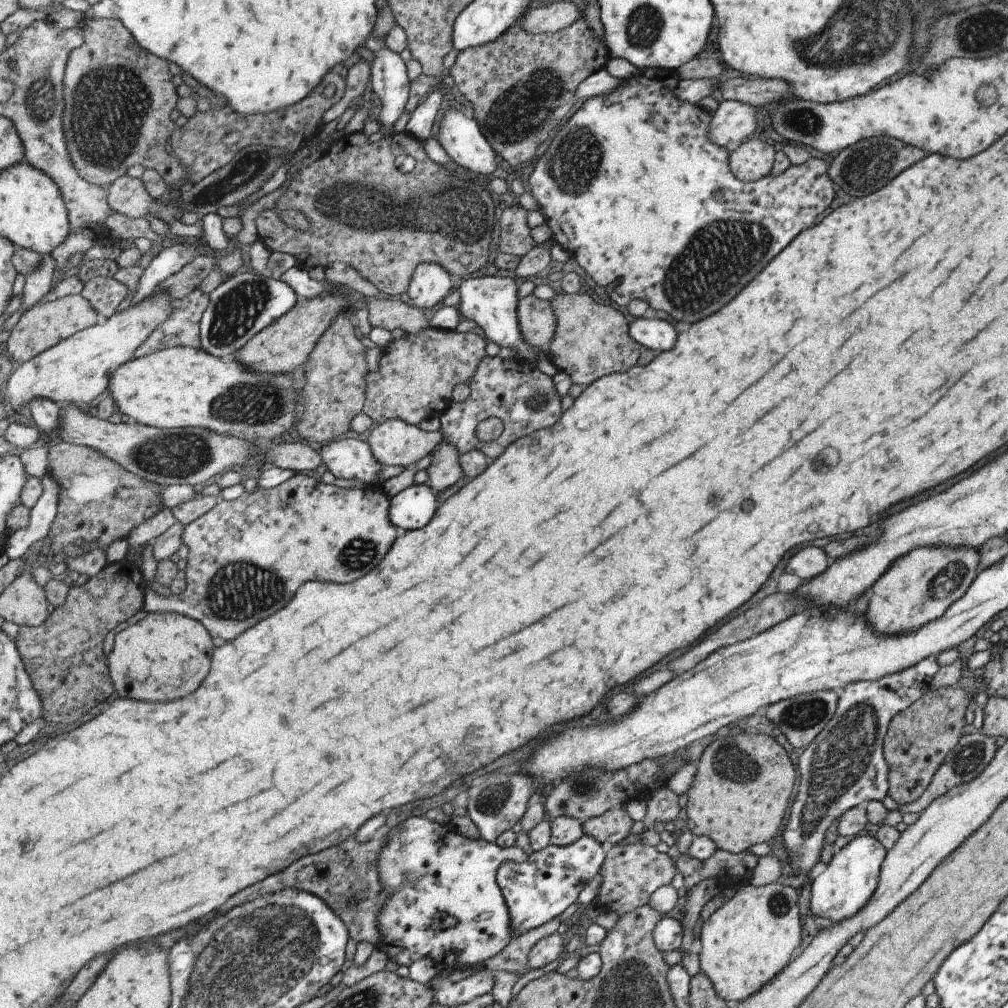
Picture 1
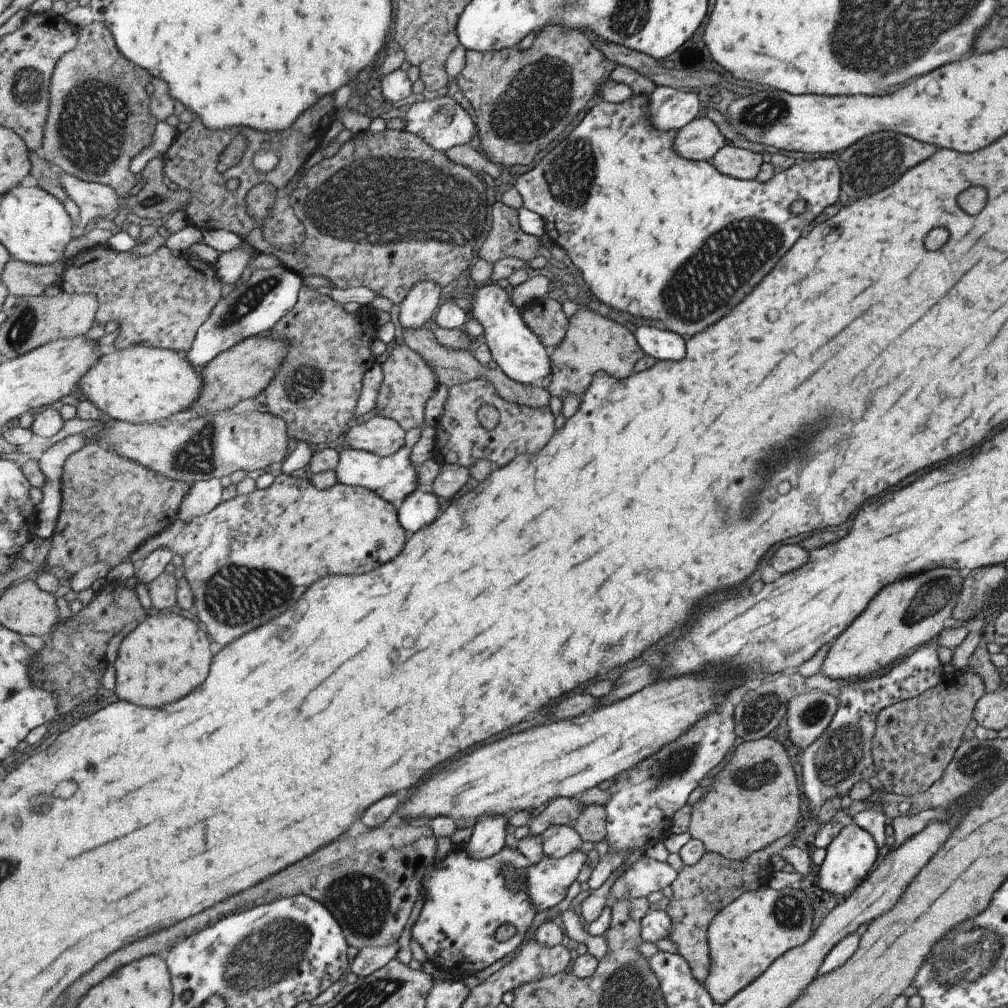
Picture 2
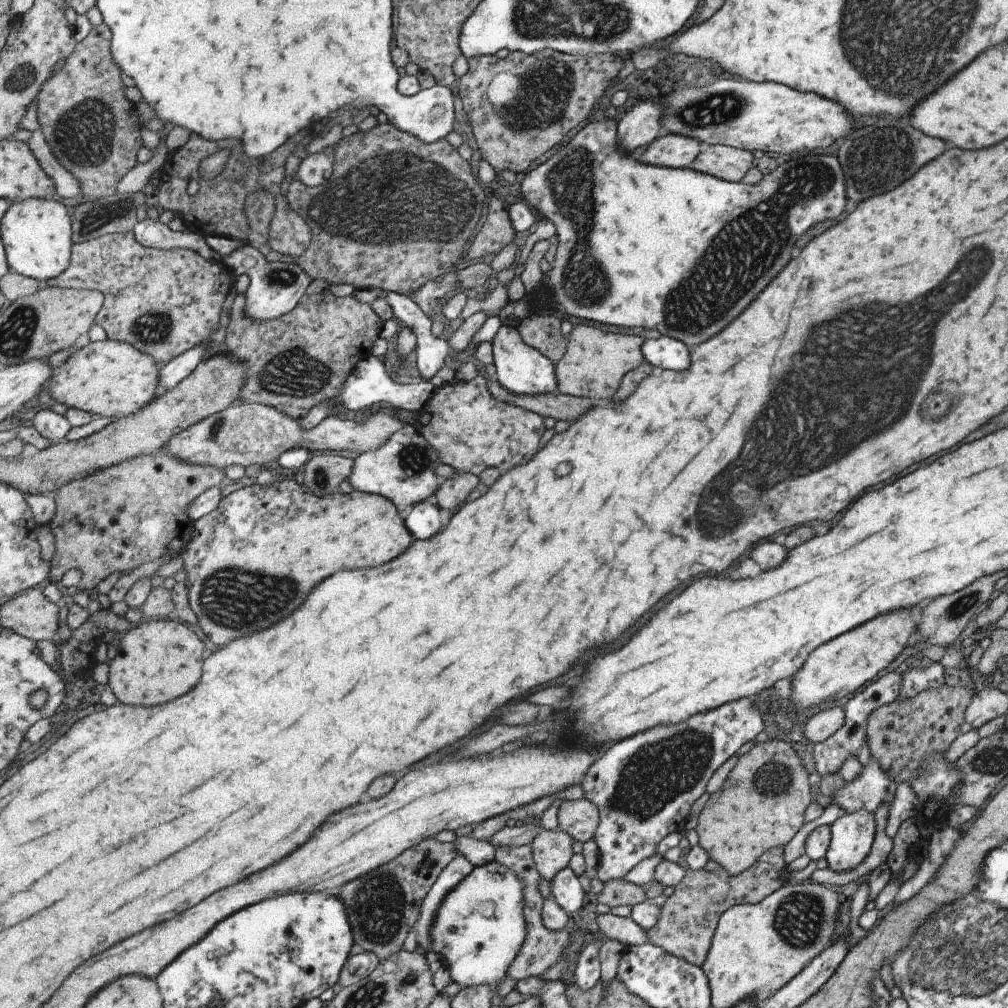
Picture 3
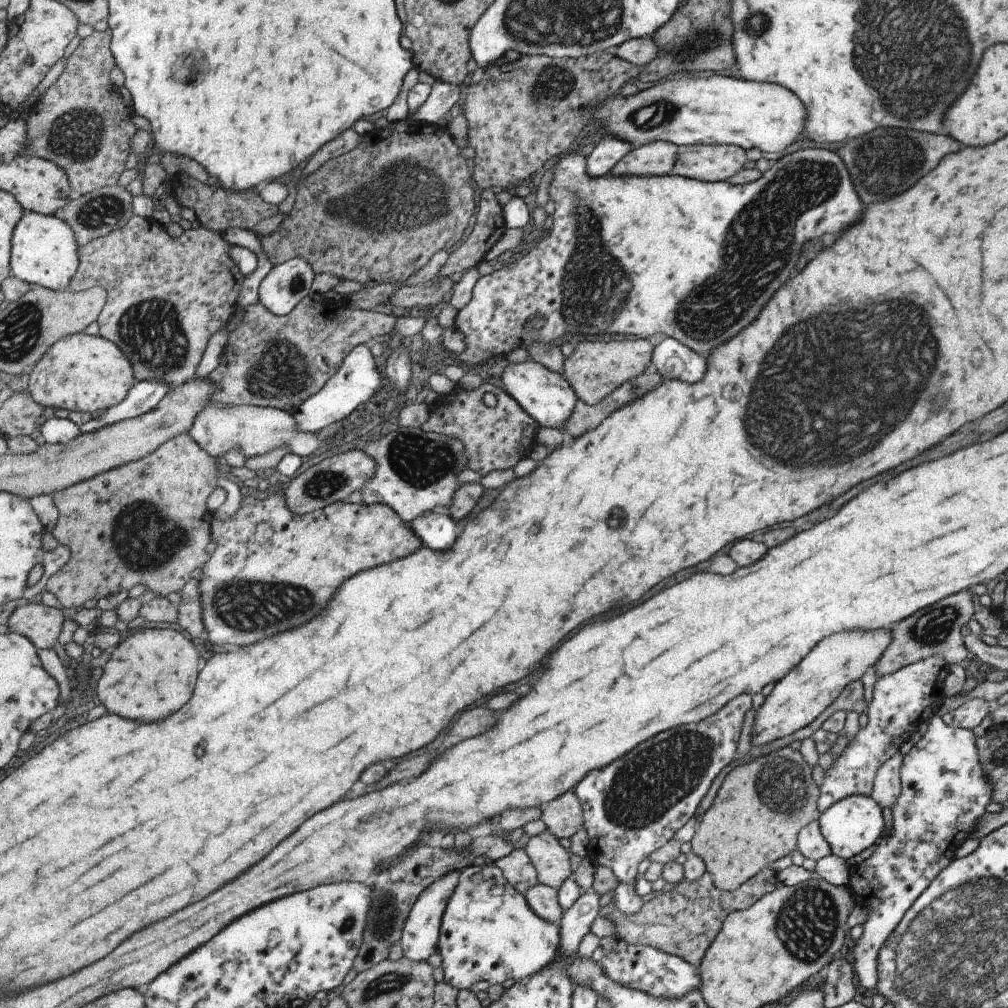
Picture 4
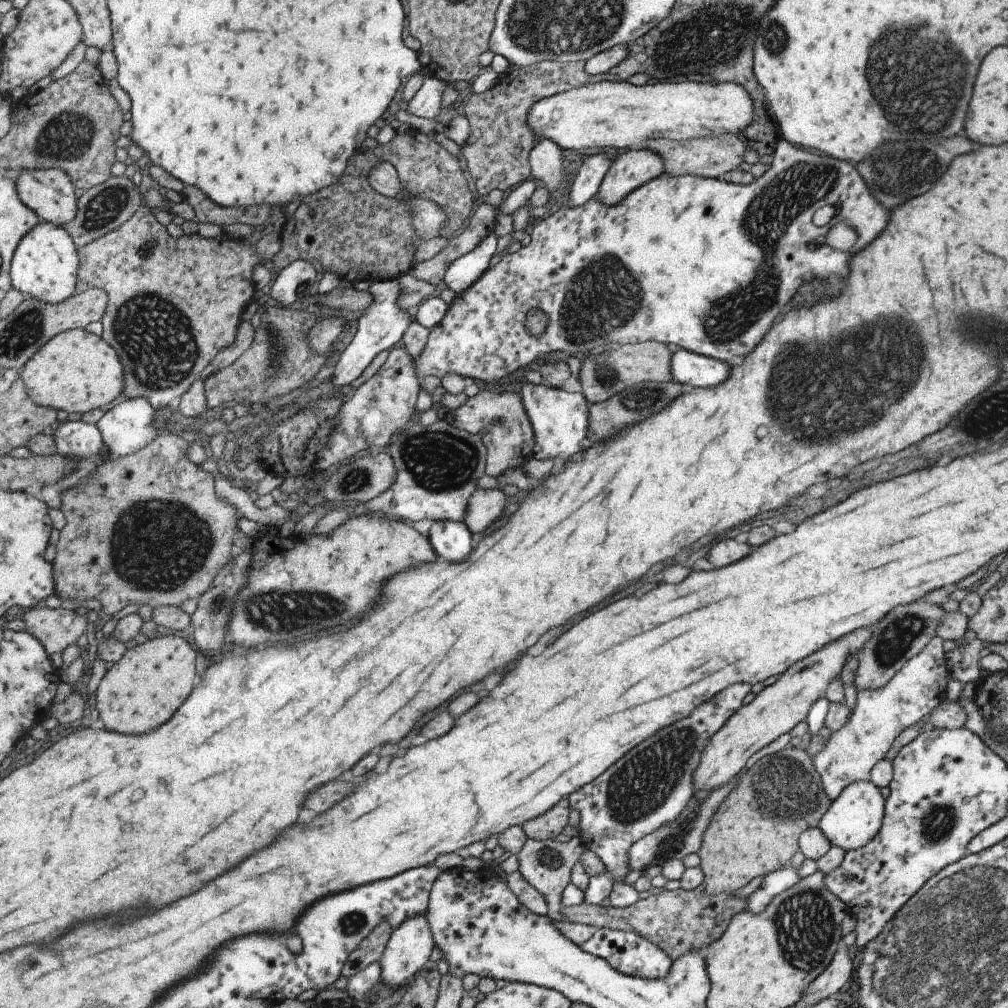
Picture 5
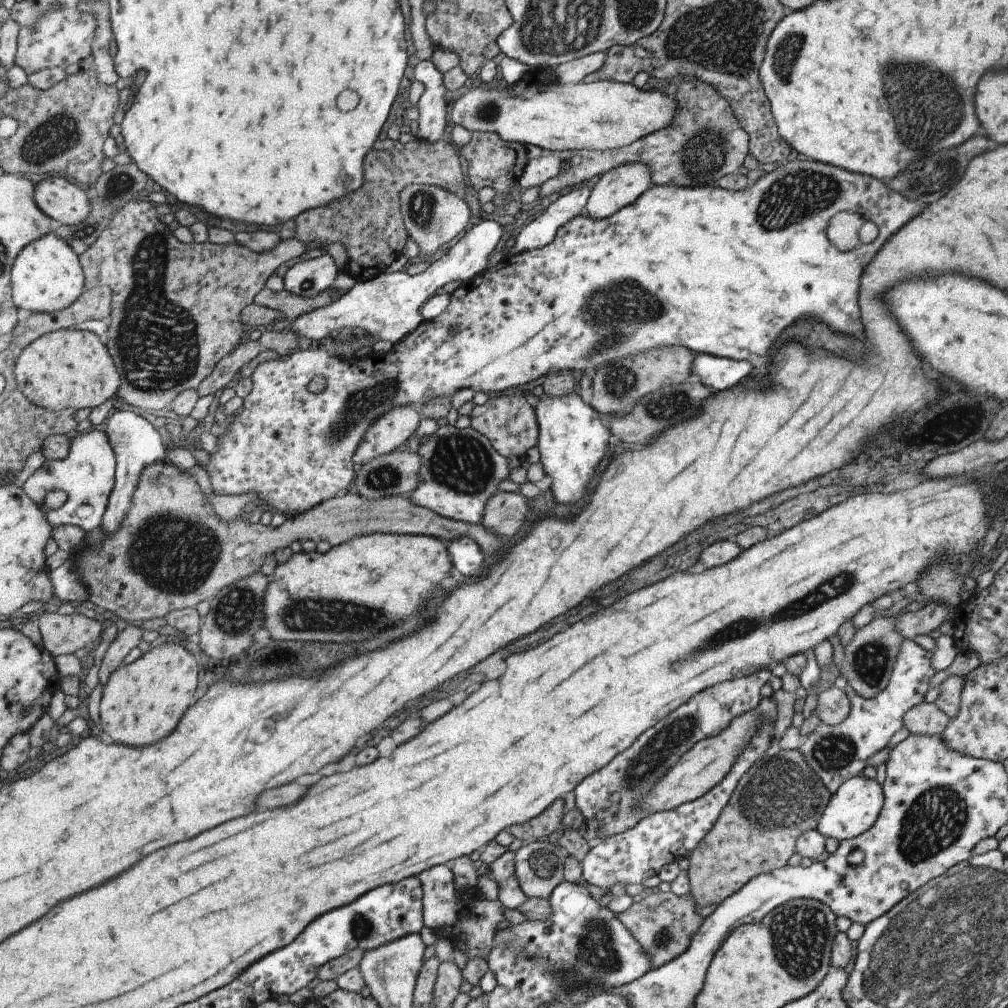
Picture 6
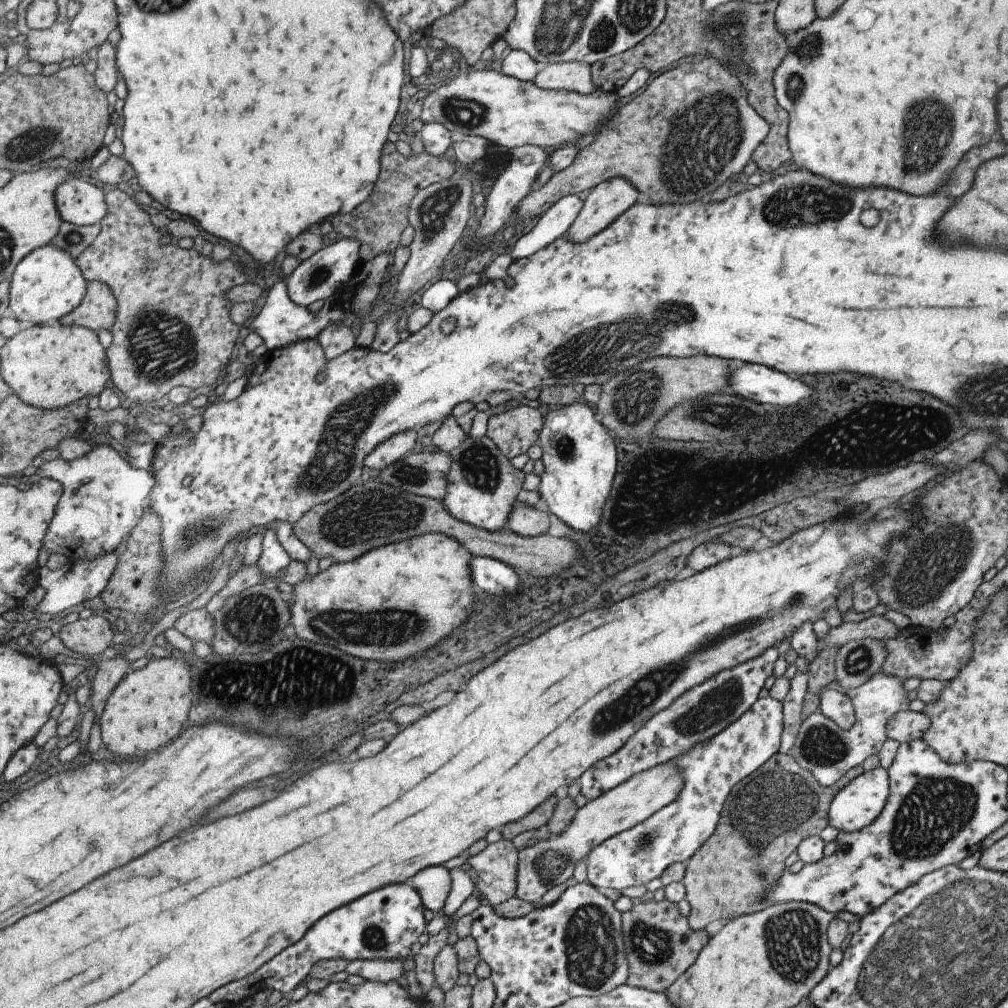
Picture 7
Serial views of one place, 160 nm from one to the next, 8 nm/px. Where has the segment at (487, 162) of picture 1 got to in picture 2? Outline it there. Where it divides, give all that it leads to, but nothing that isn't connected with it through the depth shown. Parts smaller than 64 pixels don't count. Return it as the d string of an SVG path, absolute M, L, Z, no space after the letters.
M435 96L431 100L414 103L400 118L403 121L404 131L423 137L433 148L441 152L447 152L453 146L465 146L465 144L479 148L478 125L465 112L465 108L452 97Z

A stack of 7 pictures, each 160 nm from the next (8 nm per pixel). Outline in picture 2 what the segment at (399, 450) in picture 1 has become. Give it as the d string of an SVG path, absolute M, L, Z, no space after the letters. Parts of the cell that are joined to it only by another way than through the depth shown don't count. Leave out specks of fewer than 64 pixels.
M377 414L368 421L353 423L341 443L388 457L406 446L406 434L398 420Z

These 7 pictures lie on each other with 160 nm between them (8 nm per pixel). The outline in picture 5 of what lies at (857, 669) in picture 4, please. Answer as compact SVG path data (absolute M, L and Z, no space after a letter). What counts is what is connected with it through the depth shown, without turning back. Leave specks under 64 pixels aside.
M860 628L823 645L792 664L775 682L764 686L751 702L741 705L711 737L705 750L702 750L700 763L692 774L694 792L717 788L733 780L751 754L755 754L781 734L788 733L797 722L803 721L811 705L817 699L824 698L827 685L840 676L842 666L852 655L857 656L870 636L869 628Z

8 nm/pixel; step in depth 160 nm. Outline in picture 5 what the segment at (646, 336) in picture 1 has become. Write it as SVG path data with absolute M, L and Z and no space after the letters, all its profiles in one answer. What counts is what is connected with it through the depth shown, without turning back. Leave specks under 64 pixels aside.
M681 347L672 352L670 375L673 381L687 384L691 387L711 387L719 384L719 380L727 378L729 367L723 361L698 355Z

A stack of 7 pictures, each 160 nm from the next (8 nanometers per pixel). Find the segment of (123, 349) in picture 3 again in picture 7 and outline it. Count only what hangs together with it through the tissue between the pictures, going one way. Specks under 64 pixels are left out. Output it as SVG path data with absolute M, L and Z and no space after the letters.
M60 323L25 325L25 328L21 327L2 348L1 360L3 376L14 393L28 405L42 409L58 409L89 396L99 396L107 388L109 381L113 380L108 352L103 348L97 331L77 325L67 326Z

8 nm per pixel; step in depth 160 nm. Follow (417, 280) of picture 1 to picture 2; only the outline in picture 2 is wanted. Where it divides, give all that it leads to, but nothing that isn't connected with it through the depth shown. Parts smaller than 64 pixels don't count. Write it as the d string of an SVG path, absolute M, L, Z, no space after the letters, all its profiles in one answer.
M427 279L419 281L418 286L410 290L406 299L400 304L398 314L403 330L425 326L435 316L443 296L441 290L443 290L441 285Z

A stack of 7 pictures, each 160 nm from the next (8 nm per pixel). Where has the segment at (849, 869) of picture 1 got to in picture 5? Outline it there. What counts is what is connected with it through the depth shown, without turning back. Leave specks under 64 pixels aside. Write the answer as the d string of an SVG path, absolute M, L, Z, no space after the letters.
M870 780L867 782L854 782L848 784L830 802L829 808L819 819L819 830L833 847L839 847L845 851L852 851L867 844L877 834L882 823L884 801L879 793L879 787Z

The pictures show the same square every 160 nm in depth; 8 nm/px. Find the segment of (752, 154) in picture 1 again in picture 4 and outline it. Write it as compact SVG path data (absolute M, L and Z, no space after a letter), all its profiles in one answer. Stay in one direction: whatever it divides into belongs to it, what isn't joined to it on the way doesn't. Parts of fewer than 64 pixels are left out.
M684 145L679 146L671 174L726 181L743 168L745 160L745 150L735 145Z

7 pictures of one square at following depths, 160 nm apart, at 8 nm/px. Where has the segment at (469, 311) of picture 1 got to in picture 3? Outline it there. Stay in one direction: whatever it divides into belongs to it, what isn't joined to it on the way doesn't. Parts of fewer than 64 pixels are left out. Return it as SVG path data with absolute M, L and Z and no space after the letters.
M502 324L492 340L492 345L495 351L495 376L505 388L520 395L558 392L557 371L553 362L542 352L527 344L518 327Z

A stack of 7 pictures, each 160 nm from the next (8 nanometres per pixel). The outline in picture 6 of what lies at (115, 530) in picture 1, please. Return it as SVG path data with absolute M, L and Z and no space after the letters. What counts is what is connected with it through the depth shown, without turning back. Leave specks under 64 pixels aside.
M163 459L145 468L134 490L125 524L112 535L104 531L103 524L94 532L87 531L82 543L69 554L67 560L74 558L74 568L88 589L90 601L114 615L121 616L125 623L129 621L135 624L159 616L165 618L170 612L195 608L203 600L209 602L226 586L260 571L265 556L275 552L277 548L291 546L293 542L306 538L312 539L315 543L327 540L334 547L355 537L373 533L425 535L441 539L446 543L468 536L485 550L487 562L491 562L491 556L503 546L501 538L485 529L481 523L472 525L445 518L434 510L417 506L409 496L404 495L371 500L359 494L339 494L296 517L287 518L277 528L249 522L243 513L232 521L219 520L217 512L213 510L213 504L205 496L195 478L189 472L177 468L173 462L165 462Z

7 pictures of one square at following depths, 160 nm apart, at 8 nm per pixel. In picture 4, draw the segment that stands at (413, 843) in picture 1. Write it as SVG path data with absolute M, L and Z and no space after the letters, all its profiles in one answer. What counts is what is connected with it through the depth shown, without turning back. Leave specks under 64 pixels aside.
M495 862L471 865L462 869L460 883L447 905L440 930L441 966L445 969L445 982L455 988L467 989L486 980L491 986L507 982L509 978L522 981L534 972L542 971L547 963L556 959L561 944L558 925L544 921L533 911L523 893L507 880L503 869Z

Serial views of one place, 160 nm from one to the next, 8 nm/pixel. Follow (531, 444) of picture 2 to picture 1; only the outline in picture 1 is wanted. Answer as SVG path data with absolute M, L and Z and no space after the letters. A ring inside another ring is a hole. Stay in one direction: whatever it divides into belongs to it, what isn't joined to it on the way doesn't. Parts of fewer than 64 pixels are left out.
M501 356L487 357L482 360L479 365L478 372L473 379L470 380L468 387L467 399L461 403L451 404L451 406L440 416L442 420L441 431L445 435L448 443L458 446L459 454L467 454L467 452L483 451L492 461L498 459L510 444L516 440L522 439L530 435L533 431L547 428L551 424L555 424L563 414L563 396L559 396L559 384L555 384L555 376L547 376L539 369L533 366L532 362L525 357L517 357L505 359ZM485 418L499 418L504 425L503 432L498 439L489 442L481 442L477 438L477 426L485 420Z

